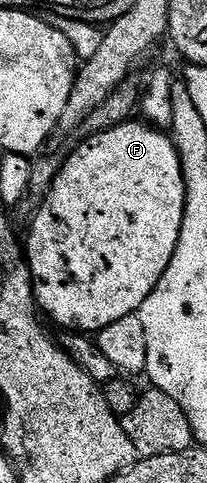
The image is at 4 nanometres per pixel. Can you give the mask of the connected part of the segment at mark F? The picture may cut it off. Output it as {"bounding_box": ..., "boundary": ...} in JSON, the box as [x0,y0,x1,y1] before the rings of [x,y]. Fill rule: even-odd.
{"bounding_box":[25,119,185,335],"boundary":[[[139,119],[122,121],[120,125],[114,125],[111,129],[106,129],[100,133],[92,133],[84,136],[84,138],[83,145],[77,146],[76,149],[68,155],[67,161],[65,157],[65,160],[60,164],[59,173],[55,176],[55,181],[52,183],[50,191],[48,191],[47,196],[44,197],[42,201],[38,202],[36,209],[39,210],[36,211],[35,218],[31,221],[31,234],[27,237],[27,258],[25,258],[25,264],[27,268],[31,270],[31,279],[35,287],[35,299],[38,308],[42,310],[44,314],[47,312],[48,315],[63,328],[63,331],[78,331],[84,335],[97,335],[105,327],[109,327],[109,323],[117,323],[117,319],[125,319],[125,315],[138,313],[141,306],[145,303],[145,299],[149,299],[153,287],[157,287],[157,283],[161,283],[161,275],[165,275],[165,267],[169,267],[169,259],[173,259],[173,251],[177,251],[177,243],[181,235],[181,221],[183,219],[183,208],[185,207],[185,179],[181,171],[181,159],[179,158],[179,152],[177,151],[174,140],[172,140],[162,128],[156,127],[150,123],[144,123]]]}

